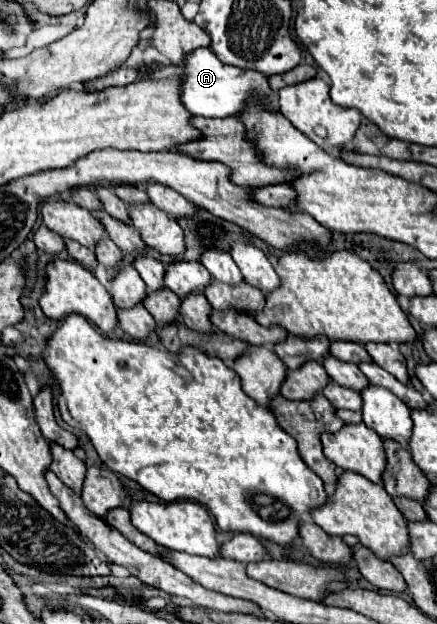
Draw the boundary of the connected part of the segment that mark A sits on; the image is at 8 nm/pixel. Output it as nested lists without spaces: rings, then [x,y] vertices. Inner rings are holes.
[[[198,48],[190,56],[186,56],[186,66],[182,66],[184,86],[182,86],[182,104],[194,116],[204,118],[228,118],[244,112],[244,106],[250,100],[260,100],[264,108],[270,112],[280,112],[278,94],[270,88],[268,76],[262,76],[256,70],[242,70],[236,66],[226,66],[212,54],[208,48]]]

